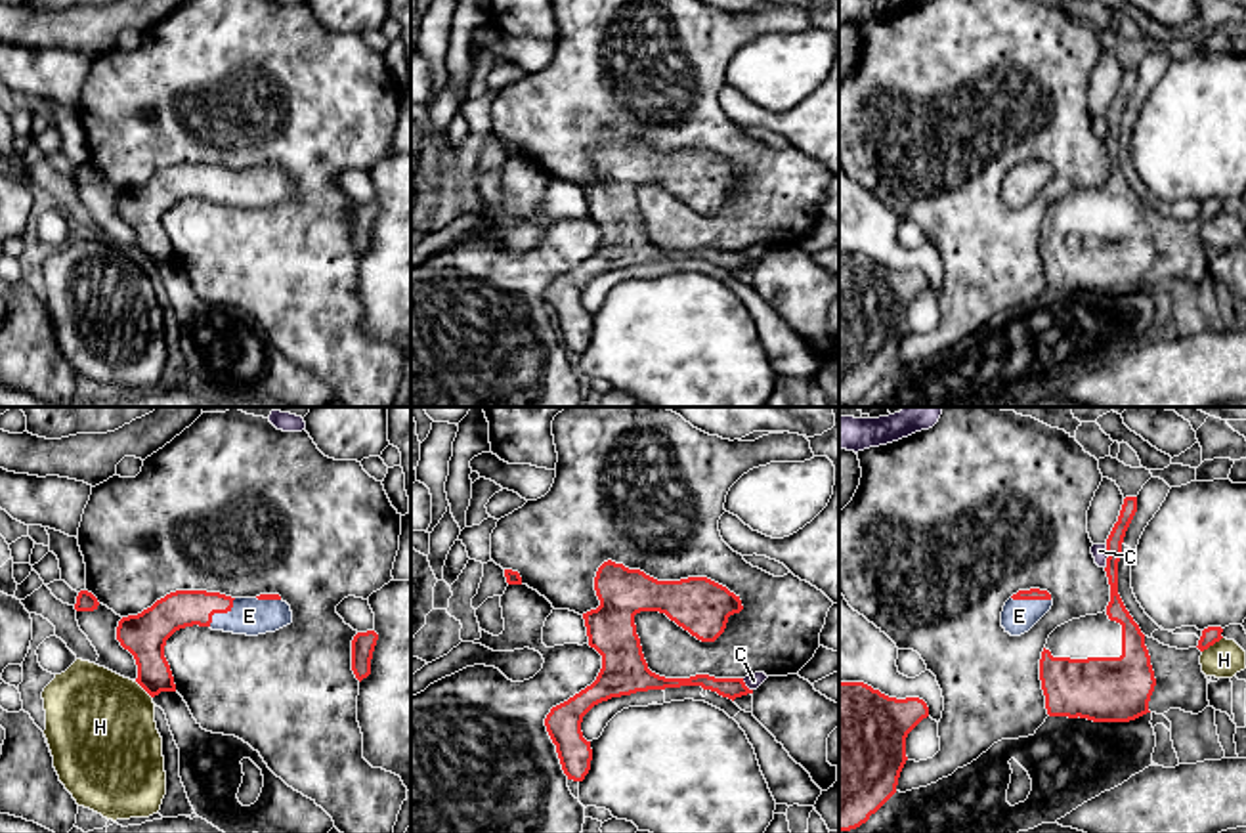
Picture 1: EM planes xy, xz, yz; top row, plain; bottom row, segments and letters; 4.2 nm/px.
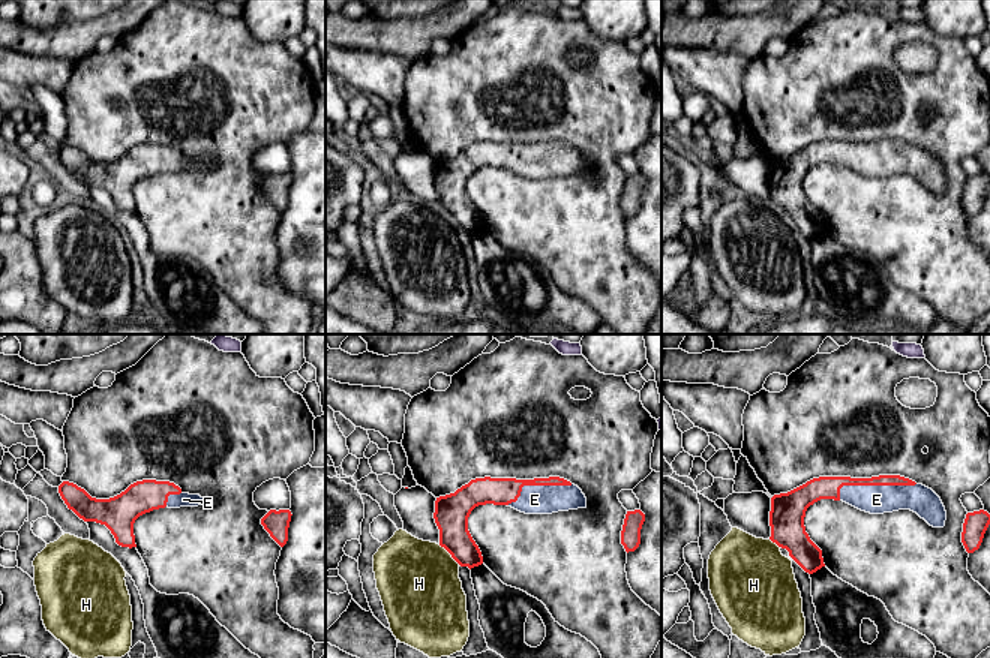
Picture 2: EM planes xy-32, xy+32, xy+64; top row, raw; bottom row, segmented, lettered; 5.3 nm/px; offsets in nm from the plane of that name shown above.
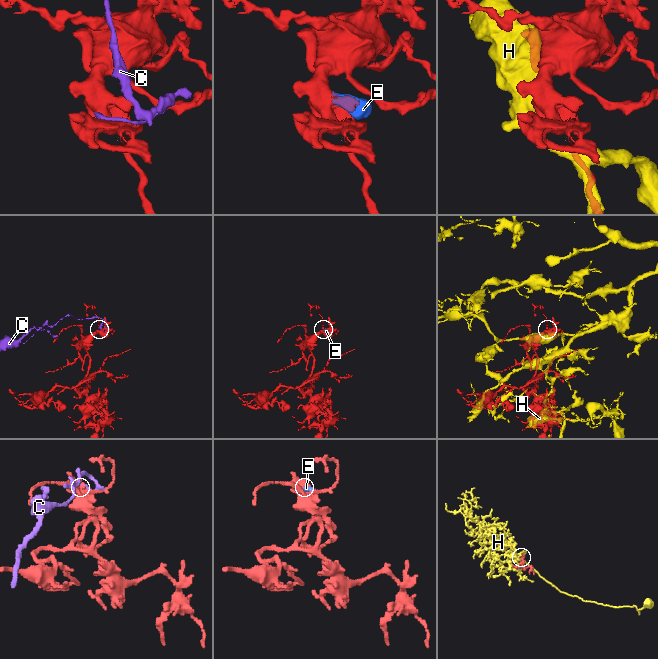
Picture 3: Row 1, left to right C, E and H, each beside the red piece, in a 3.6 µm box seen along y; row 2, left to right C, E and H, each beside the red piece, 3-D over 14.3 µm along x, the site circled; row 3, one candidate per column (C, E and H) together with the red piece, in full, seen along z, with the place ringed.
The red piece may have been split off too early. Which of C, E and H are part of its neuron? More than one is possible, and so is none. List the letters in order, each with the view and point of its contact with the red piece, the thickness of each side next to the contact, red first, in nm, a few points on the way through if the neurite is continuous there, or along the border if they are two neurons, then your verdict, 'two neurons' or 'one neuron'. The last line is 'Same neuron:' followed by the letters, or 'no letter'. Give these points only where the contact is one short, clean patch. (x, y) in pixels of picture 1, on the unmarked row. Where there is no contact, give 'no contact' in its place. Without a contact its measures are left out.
C: contact yz (1107, 127); calibres 80 and 60 nm; border yz (1107, 117), (1105, 140); two neurons
E: contact xy (220, 184); calibres 160 and 160 nm; one neuron
H: contact yz (1212, 216); calibres 70 and 160 nm; two neurons
Same neuron: E

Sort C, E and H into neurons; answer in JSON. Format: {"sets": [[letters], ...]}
{"sets": [["C"], ["E"], ["H"]]}

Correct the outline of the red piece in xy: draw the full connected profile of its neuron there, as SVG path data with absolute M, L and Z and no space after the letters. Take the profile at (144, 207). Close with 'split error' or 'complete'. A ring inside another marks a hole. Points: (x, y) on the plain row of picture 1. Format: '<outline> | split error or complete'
M176 162L157 172L138 187L118 193L117 212L138 237L136 254L151 267L176 264L170 237L164 229L166 212L185 199L210 199L233 206L258 208L292 195L292 183L279 166L231 170L206 162Z | split error

